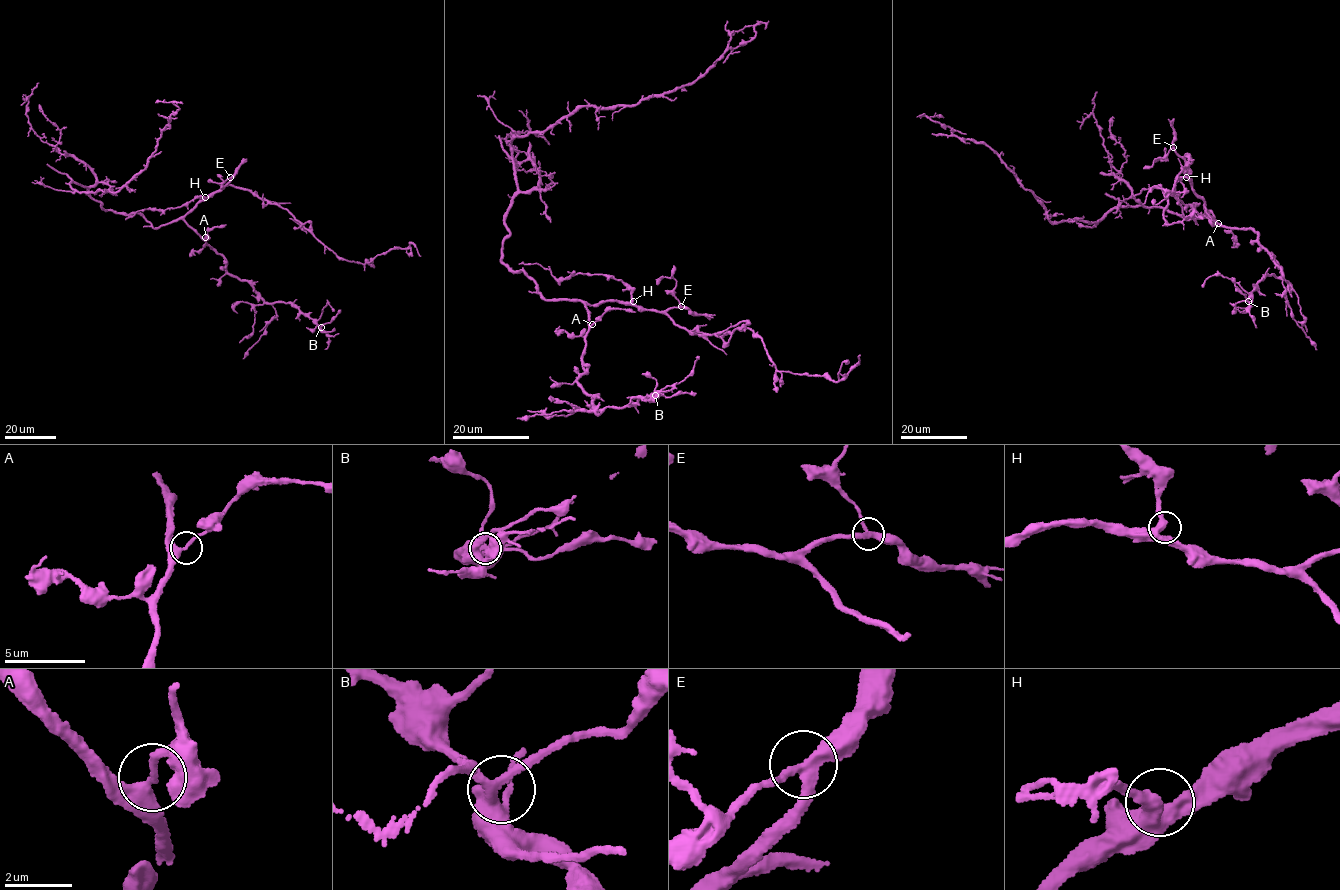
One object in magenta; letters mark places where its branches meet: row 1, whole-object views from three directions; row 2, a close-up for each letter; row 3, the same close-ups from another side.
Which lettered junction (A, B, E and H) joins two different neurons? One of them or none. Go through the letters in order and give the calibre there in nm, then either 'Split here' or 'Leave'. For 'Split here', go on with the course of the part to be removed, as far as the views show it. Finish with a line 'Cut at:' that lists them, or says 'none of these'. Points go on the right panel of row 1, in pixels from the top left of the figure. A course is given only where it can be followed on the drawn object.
A: Thickness 260 nm. Leave
B: Thickness 320 nm. Leave
E: Thickness 280 nm. Leave
H: Thickness 380 nm. Leave
Cut at: none of these

